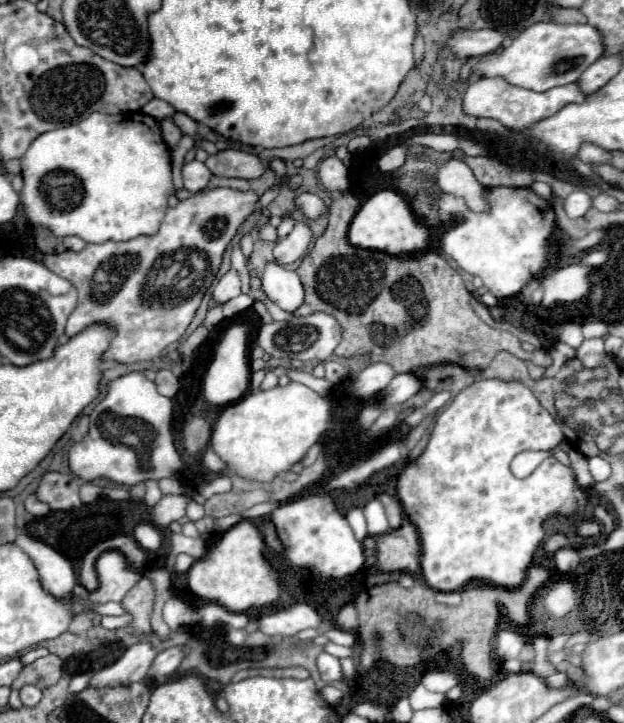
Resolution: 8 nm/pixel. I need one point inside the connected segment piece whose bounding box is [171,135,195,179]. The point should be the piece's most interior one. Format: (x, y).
(186, 144)

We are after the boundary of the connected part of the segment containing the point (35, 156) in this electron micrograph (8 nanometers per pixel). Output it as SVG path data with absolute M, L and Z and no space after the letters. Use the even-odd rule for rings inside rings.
M93 113L77 125L39 135L19 161L23 175L19 197L25 215L31 225L49 229L57 239L75 235L85 243L105 243L129 241L137 235L153 235L167 211L167 199L175 191L171 183L169 149L161 139L159 123L145 113Z

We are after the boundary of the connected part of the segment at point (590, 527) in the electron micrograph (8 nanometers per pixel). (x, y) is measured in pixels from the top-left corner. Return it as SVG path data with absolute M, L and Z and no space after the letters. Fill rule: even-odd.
M585 519L585 521L577 523L577 533L583 535L583 537L597 537L601 533L601 527L595 521Z

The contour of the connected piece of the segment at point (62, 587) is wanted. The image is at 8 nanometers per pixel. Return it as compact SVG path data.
M21 545L21 549L33 559L43 589L53 597L67 599L75 587L75 573L71 563L51 549L49 545Z

